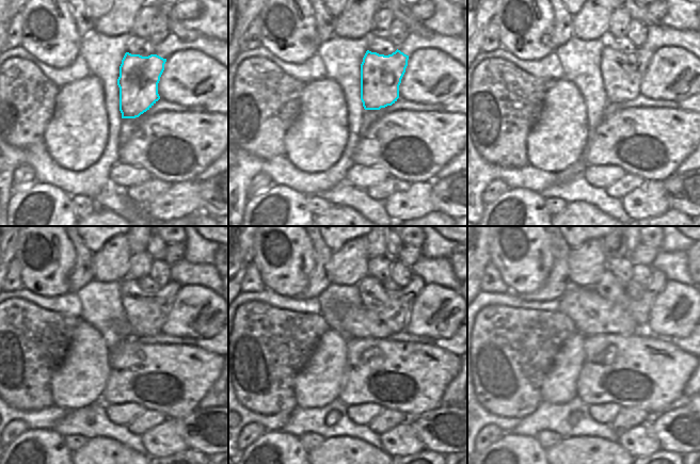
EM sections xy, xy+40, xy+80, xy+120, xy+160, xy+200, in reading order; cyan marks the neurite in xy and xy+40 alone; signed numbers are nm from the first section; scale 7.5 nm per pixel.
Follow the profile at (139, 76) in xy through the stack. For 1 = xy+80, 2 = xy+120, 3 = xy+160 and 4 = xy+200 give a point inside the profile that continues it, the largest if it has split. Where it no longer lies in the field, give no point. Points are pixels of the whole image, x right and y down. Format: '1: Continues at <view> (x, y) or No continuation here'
1: Continues at xy+80 (627, 70)
2: Continues at xy+120 (150, 312)
3: Continues at xy+160 (394, 310)
4: Continues at xy+200 (639, 309).

